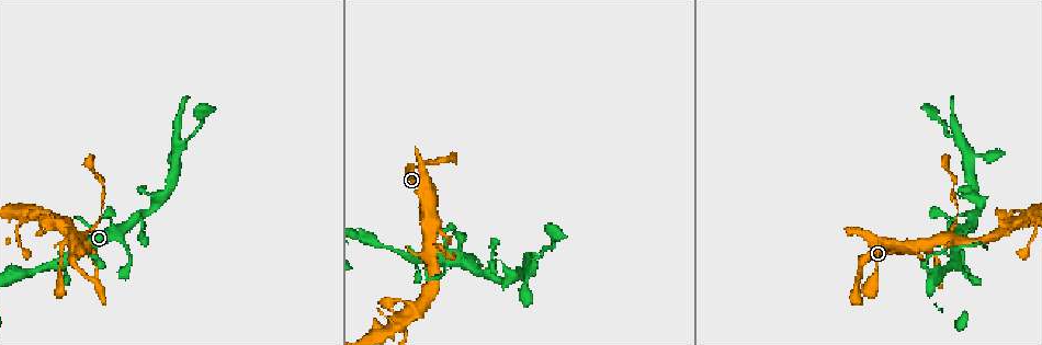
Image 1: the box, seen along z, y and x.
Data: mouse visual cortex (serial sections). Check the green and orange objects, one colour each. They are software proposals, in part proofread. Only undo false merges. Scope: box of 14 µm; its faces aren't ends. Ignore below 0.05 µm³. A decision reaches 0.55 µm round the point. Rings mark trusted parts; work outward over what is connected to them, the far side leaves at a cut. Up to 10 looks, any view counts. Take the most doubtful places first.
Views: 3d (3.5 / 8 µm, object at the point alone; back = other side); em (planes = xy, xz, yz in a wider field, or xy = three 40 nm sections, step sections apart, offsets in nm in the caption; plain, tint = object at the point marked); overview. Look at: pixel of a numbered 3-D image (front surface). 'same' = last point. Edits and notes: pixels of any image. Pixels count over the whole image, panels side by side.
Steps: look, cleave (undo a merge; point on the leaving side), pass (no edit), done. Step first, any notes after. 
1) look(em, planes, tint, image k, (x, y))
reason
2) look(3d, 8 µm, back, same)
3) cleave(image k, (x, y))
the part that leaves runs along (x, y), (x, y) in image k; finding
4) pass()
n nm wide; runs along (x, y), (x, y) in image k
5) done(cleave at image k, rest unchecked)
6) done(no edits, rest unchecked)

look(3d, 3.5 µm, back, image 1, (429, 247))
small branch off a trunk

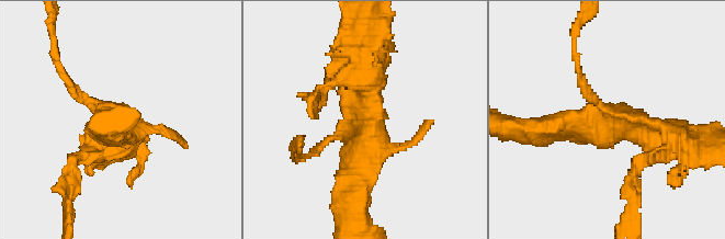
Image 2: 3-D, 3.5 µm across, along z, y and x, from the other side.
pass()
runs along (676, 141), (623, 121), (541, 131) in image 2; all the same cell

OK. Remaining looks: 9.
look(3d, 8 µm, image 1, (454, 254))
thin neck

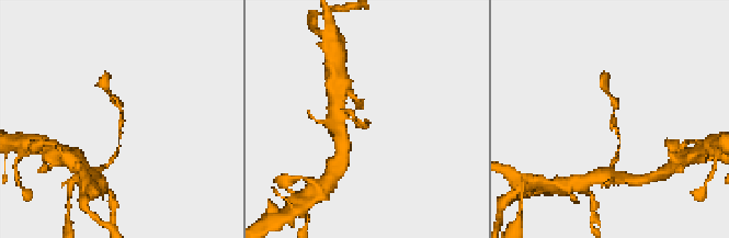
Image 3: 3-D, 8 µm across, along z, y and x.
look(3d, 3.5 µm, image 3, (120, 114))
zoom in

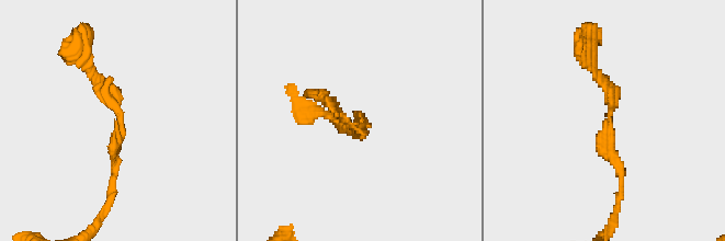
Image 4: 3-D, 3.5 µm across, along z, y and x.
look(em, xy, step 5, tint, image 4, (608, 117))

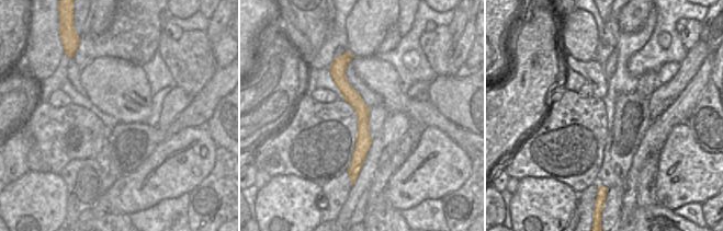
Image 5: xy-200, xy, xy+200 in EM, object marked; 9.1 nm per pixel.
pass()
runs along (342, 62), (340, 81), (362, 113), (353, 173) in image 5; continuous, no second cell

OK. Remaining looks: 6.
look(3d, 3.5 µm, image 1, (971, 218))
abrupt turn

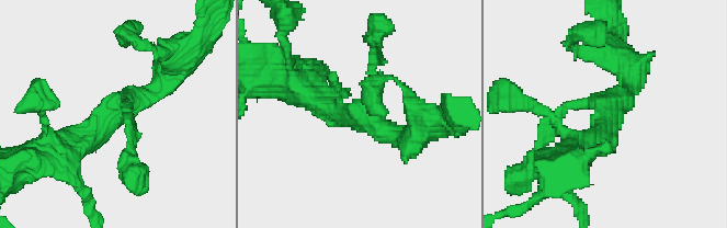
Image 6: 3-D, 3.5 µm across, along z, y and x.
look(em, xy, step 1, tint, image 6, (119, 105))
3 arms; arms of 150, 300, 350 nm; shape alone is not enough

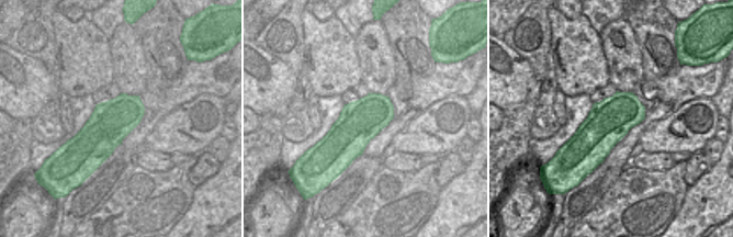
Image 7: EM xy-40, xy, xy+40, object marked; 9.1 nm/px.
pass()
runs along (61, 147), (169, 69) in image 6; continuous, no second cell

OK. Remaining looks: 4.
look(3d, 3.5 µm, image 1, (181, 141))

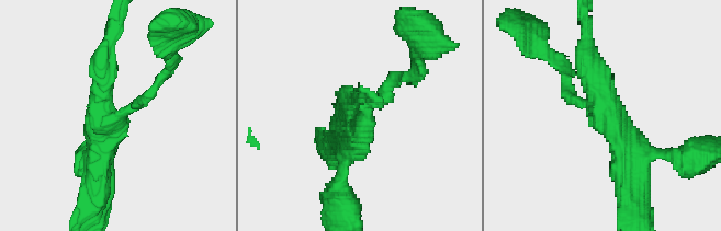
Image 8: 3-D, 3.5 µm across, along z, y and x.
look(em, planes, tint, image 8, (607, 117))
need the tissue

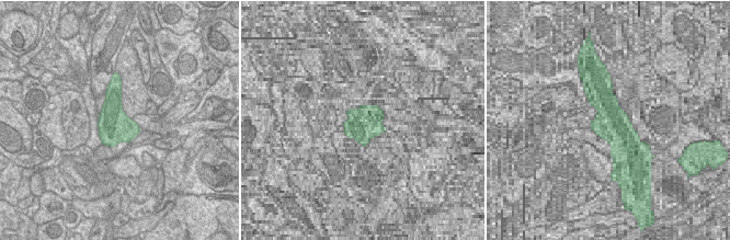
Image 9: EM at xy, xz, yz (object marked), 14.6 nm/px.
pass()
runs along (635, 182), (621, 135), (567, 88) in image 8; all the same cell

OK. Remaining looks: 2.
done(no edits, rest unchecked)

